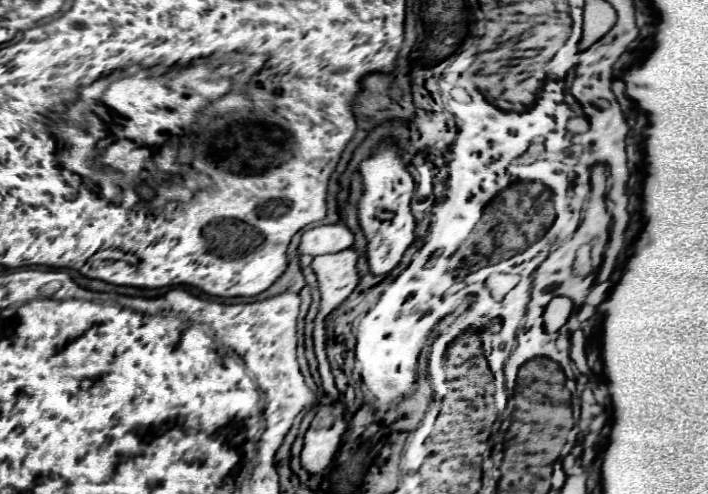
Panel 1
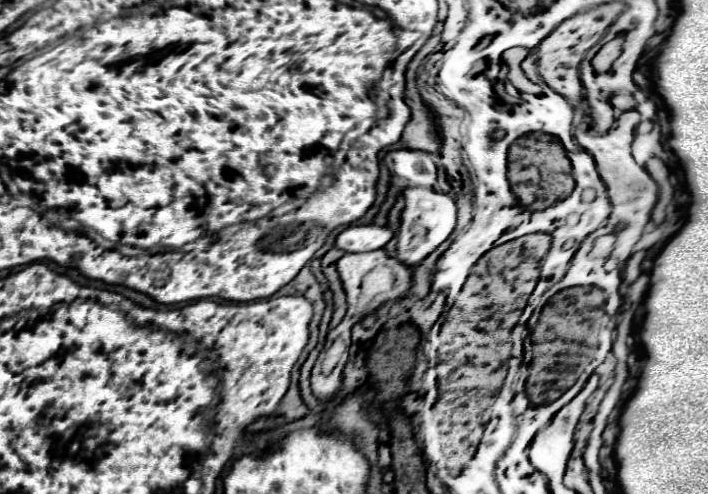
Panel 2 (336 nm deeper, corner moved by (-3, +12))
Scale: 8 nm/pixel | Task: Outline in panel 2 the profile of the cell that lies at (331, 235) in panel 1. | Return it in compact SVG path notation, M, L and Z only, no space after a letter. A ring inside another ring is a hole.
M349 226L335 238L335 246L343 252L367 252L383 248L391 238L393 232L387 226Z

